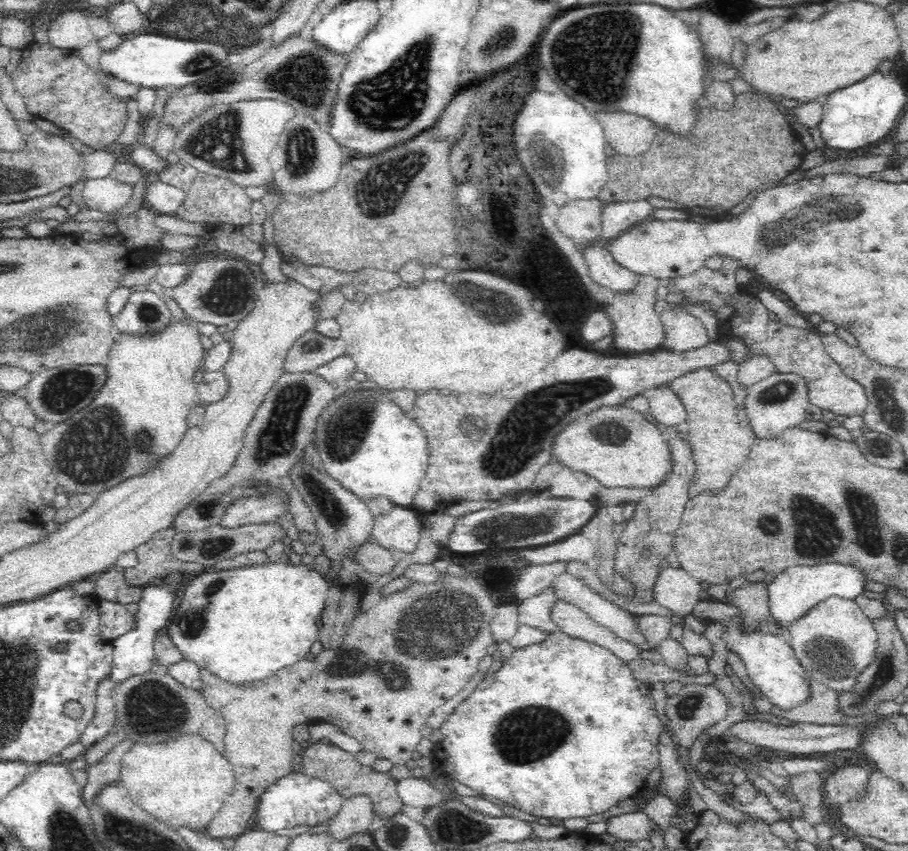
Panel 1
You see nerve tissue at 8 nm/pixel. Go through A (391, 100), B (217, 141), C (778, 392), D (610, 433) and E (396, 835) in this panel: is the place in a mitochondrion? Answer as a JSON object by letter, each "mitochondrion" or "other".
{"A":"mitochondrion","B":"mitochondrion","C":"mitochondrion","D":"mitochondrion","E":"mitochondrion"}

